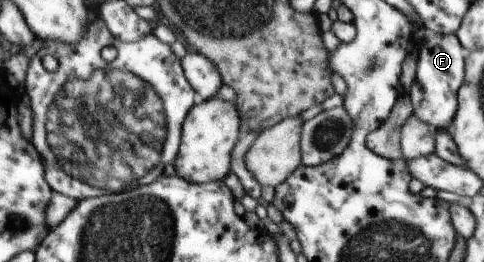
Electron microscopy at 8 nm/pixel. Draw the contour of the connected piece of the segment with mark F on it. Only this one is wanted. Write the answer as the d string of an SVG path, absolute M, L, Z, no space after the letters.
M423 30L423 43L416 57L417 66L415 78L409 88L409 99L412 105L412 114L421 122L434 130L447 130L456 116L456 92L464 83L464 58L466 51L454 35L441 36Z

